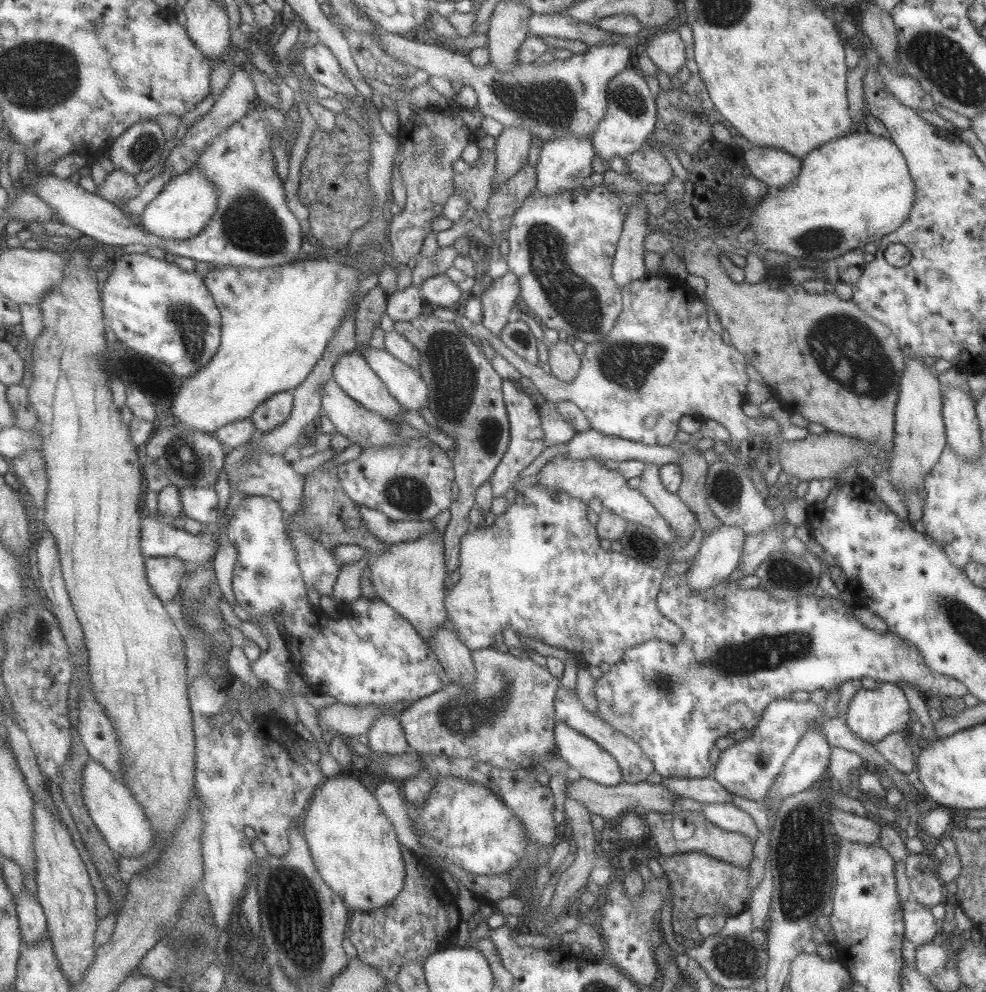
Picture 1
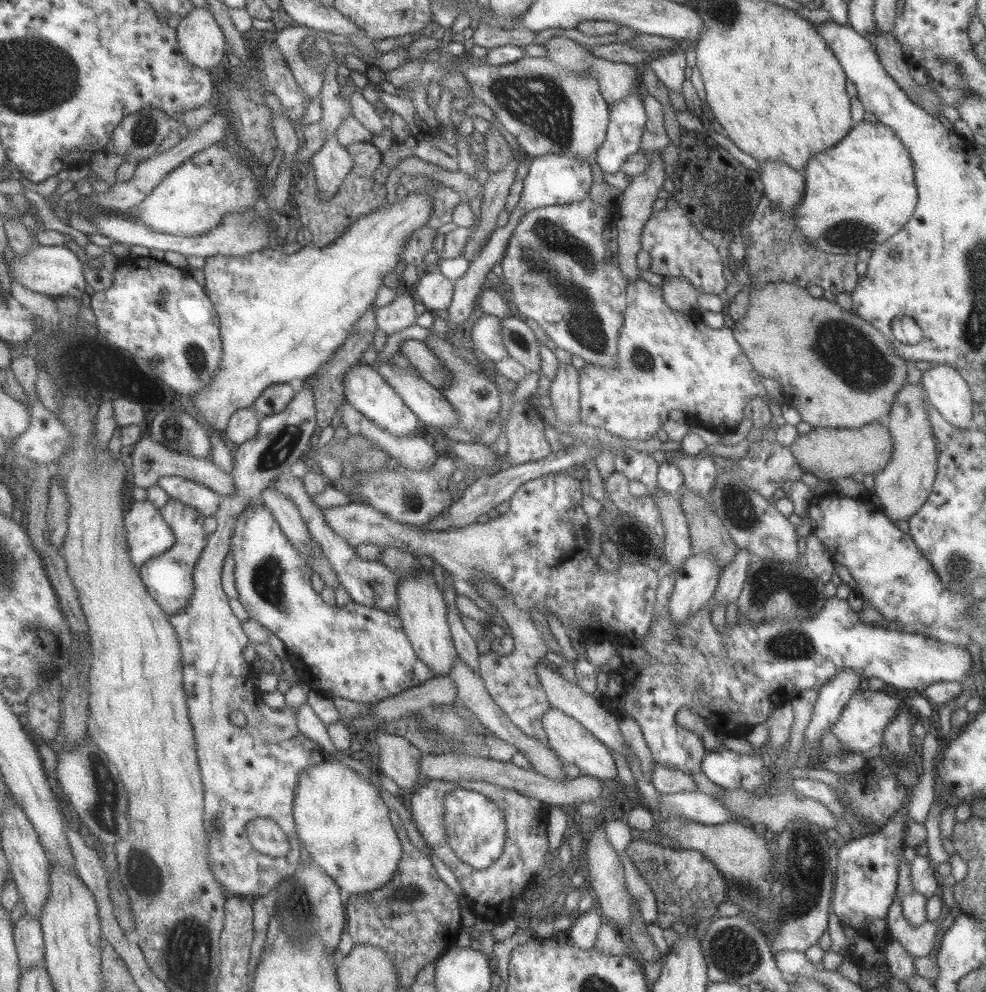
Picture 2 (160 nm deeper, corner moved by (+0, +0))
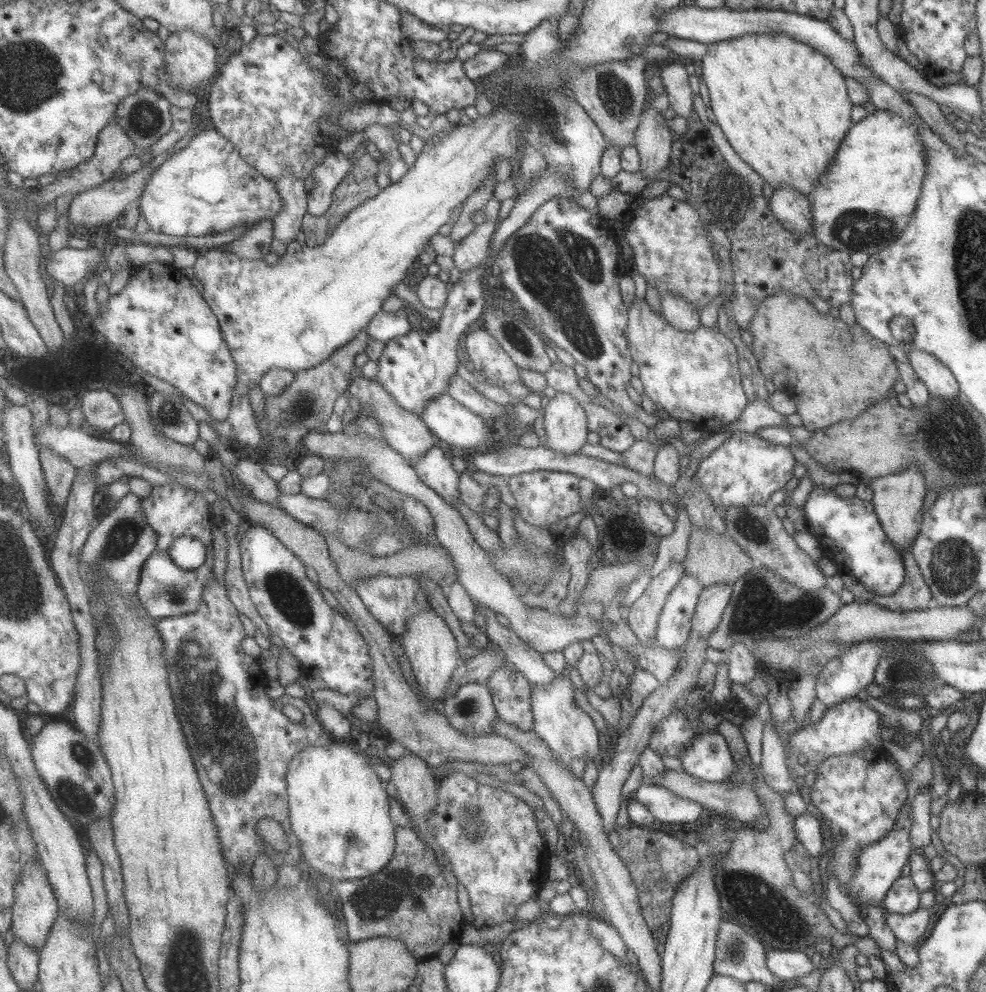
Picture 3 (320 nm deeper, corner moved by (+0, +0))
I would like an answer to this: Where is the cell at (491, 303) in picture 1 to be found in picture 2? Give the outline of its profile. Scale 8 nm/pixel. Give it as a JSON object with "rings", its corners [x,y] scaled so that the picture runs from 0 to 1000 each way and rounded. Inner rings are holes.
{"rings":[[[493,316],[479,330],[478,339],[483,351],[490,355],[500,368],[517,360],[511,346],[509,327],[510,322]]]}

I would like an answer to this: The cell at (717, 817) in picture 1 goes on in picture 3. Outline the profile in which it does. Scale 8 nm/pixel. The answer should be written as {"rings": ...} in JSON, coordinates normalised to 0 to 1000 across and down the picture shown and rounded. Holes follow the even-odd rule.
{"rings":[[[651,789],[642,799],[640,805],[649,808],[665,825],[666,831],[670,829],[705,829],[713,813],[703,806],[689,804],[678,795],[668,791]]]}

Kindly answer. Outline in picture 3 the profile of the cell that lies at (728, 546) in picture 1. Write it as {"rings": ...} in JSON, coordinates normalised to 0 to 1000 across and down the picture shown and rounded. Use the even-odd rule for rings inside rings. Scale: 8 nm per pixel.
{"rings":[[[694,579],[677,599],[665,627],[665,649],[674,655],[688,655],[697,645],[701,622],[712,592],[704,581]]]}

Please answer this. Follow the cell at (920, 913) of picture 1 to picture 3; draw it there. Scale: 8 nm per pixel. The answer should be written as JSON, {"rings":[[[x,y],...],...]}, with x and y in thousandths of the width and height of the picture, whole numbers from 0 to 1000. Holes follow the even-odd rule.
{"rings":[[[910,884],[896,905],[896,916],[900,920],[924,921],[932,915],[932,898],[921,884]]]}

